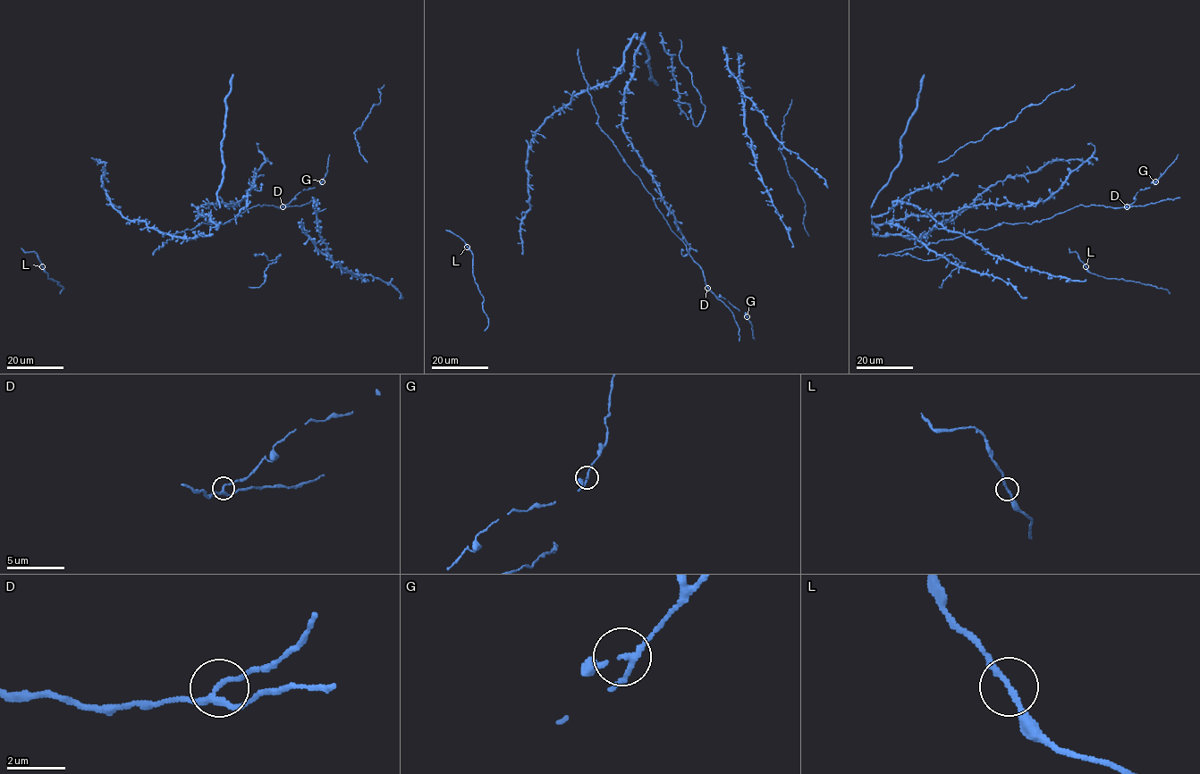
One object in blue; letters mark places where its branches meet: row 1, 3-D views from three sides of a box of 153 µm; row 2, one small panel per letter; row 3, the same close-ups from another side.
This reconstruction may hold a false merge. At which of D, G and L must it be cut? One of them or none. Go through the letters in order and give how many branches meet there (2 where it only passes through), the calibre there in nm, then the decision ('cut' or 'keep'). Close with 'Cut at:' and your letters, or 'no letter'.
D: 3 | 180 nm | keep
G: 3 | 140 nm | keep
L: 2 | 160 nm | keep
Cut at: no letter

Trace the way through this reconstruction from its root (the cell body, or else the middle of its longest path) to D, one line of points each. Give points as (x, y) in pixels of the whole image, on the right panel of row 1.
D: (901, 234), (908, 238), (929, 234), (931, 242), (936, 243), (1002, 222), (1032, 223), (1080, 205), (1127, 206)

